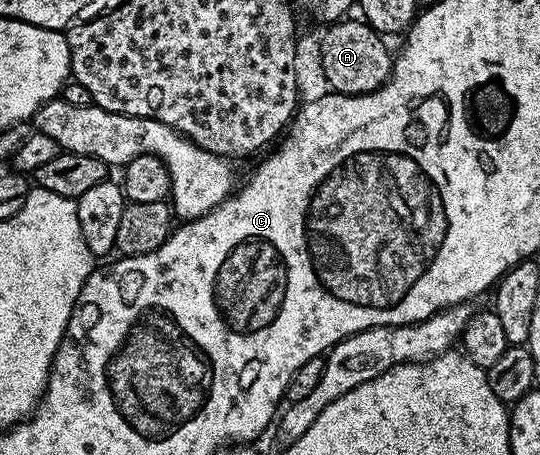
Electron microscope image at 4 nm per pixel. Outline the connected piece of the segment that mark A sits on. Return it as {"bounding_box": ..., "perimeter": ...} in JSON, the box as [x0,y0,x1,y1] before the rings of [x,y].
{"bounding_box":[321,18,394,96],"perimeter":[[[346,18],[339,20],[335,24],[330,24],[324,29],[321,36],[321,72],[325,75],[325,80],[330,84],[333,92],[342,92],[345,96],[362,96],[368,92],[379,90],[387,81],[389,75],[393,73],[394,53],[389,53],[389,48],[384,44],[382,33],[374,30],[370,24],[366,24],[364,19]]]}

